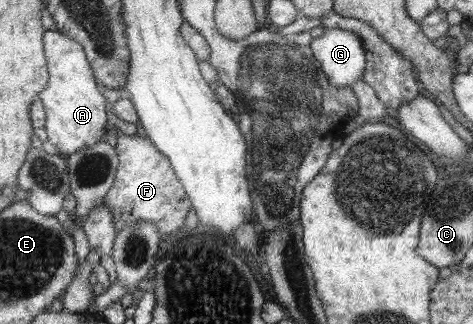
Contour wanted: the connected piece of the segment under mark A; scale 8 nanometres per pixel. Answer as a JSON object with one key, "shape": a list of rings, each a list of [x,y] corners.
{"shape":[[[44,31],[44,55],[47,57],[47,71],[50,73],[46,88],[38,98],[45,111],[44,129],[47,140],[54,144],[58,153],[67,156],[100,141],[106,123],[106,103],[98,93],[88,59],[84,59],[83,46],[60,31]]]}

